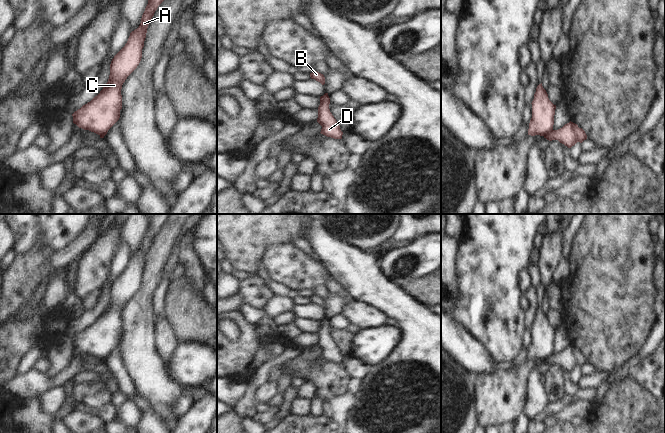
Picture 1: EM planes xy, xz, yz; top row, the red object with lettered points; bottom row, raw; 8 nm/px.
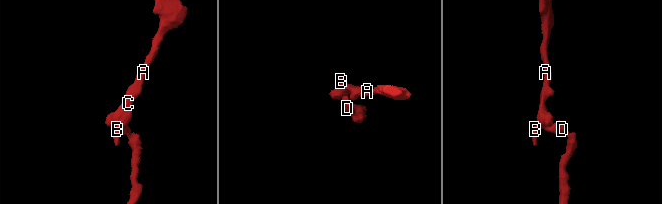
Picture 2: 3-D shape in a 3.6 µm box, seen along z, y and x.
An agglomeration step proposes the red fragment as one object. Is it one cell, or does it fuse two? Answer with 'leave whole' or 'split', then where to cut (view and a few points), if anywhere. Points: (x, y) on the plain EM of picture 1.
split; cut in yz along (552, 353), (544, 360)

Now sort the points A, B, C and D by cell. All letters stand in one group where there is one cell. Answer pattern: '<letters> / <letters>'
A B C / D

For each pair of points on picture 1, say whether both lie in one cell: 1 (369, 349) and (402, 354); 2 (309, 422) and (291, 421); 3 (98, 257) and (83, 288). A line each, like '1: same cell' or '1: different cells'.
1: different cells
2: same cell
3: same cell

